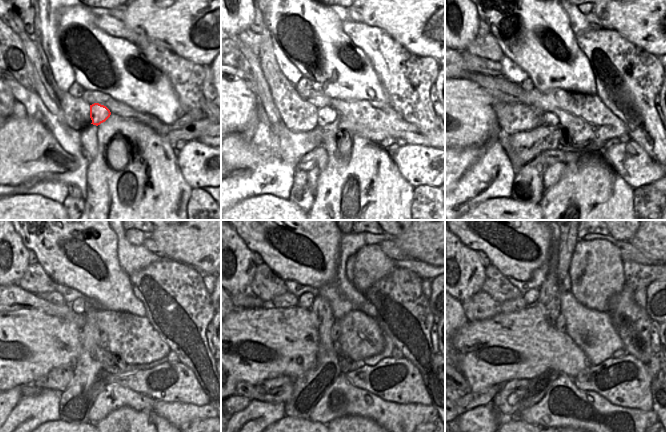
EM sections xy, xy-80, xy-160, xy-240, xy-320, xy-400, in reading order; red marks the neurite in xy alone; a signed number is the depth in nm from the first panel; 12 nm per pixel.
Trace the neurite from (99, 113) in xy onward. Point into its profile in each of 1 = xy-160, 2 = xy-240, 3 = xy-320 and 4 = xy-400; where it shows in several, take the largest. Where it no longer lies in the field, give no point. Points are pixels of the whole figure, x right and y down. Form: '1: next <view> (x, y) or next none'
1: next xy-160 (549, 118)
2: next xy-240 (104, 337)
3: next xy-320 (335, 332)
4: next xy-400 (560, 323)

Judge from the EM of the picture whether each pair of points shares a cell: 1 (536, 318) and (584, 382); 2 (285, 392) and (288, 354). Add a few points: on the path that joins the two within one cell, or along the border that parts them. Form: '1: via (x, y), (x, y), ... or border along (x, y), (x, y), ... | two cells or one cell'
1: border along (590, 364), (573, 378) | two cells
2: border along (291, 378), (293, 379) | two cells

